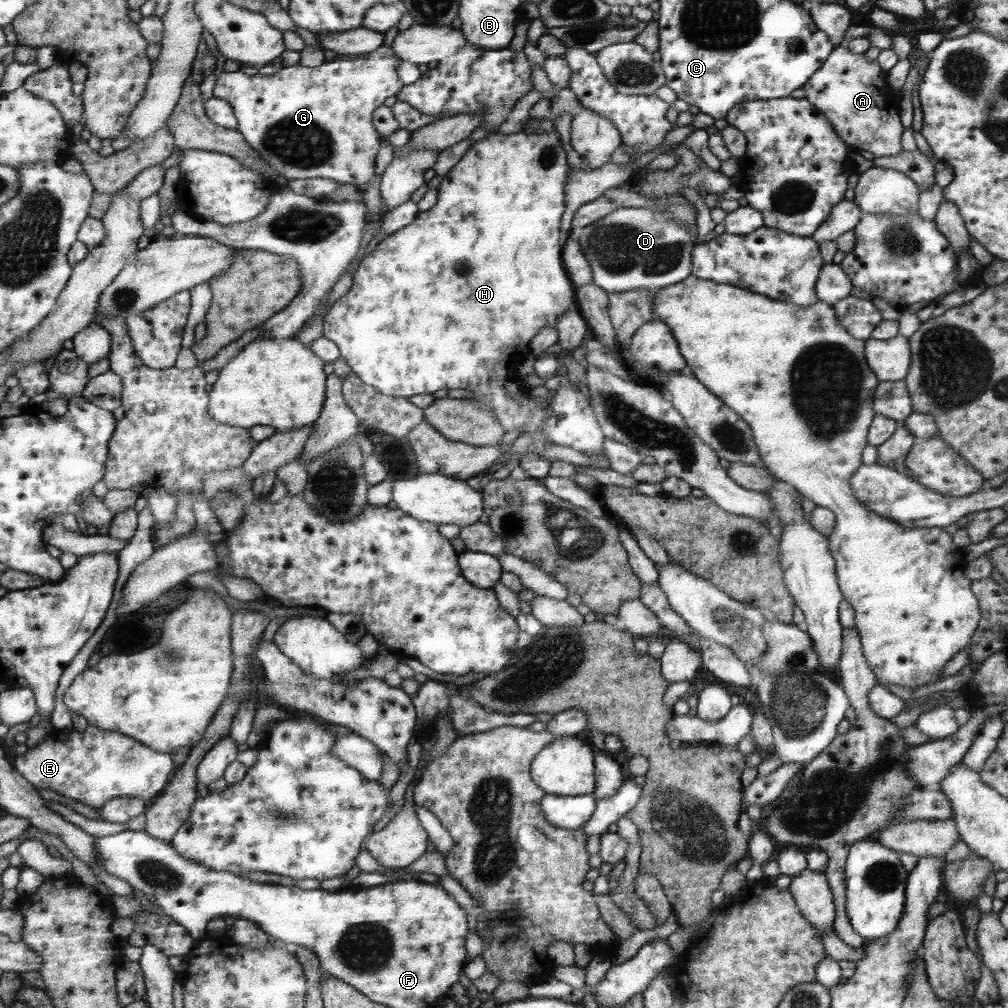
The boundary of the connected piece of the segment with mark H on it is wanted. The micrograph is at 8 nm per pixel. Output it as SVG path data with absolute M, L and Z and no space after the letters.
M555 129L552 133L537 134L525 134L523 130L508 135L487 132L481 140L472 142L449 172L442 176L442 181L436 187L435 204L427 210L418 211L411 223L387 235L377 243L371 253L361 259L353 274L353 284L348 293L339 301L335 301L333 307L322 318L321 337L331 340L340 356L345 359L347 366L351 368L351 372L357 375L359 380L378 389L384 395L407 399L408 396L416 394L431 394L441 388L469 390L474 400L491 406L495 412L495 418L498 418L498 423L502 425L505 432L521 428L519 435L530 434L532 436L530 445L535 448L543 448L546 444L552 443L548 442L547 437L538 433L542 430L542 422L547 418L548 402L537 404L537 398L533 398L529 390L525 392L523 388L521 398L511 400L511 396L503 388L509 382L511 370L501 368L501 366L511 366L513 362L519 360L519 356L525 356L529 350L527 346L531 338L541 328L555 329L559 317L574 306L573 288L561 264L561 242L559 242L559 216L562 215L564 209L563 185L566 179L566 164L565 151Z

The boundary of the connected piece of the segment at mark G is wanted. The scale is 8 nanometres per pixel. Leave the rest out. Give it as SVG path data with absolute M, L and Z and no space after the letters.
M382 44L368 55L337 56L315 68L305 68L296 63L295 66L282 67L271 76L258 73L247 76L240 71L222 72L214 80L212 97L231 105L237 118L236 129L242 133L243 140L287 181L329 178L339 184L353 184L362 190L373 182L371 162L375 162L375 154L380 149L379 134L372 125L372 114L385 98L402 90L404 84L397 76L399 63L392 49Z

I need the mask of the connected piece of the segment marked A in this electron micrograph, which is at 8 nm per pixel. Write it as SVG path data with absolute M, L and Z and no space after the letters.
M836 45L826 58L826 63L810 77L802 89L804 98L827 117L848 147L867 150L874 157L895 156L901 152L899 118L879 118L897 116L893 112L897 102L889 100L891 90L885 88L885 78L876 60L869 62L864 54L851 54L845 45Z

